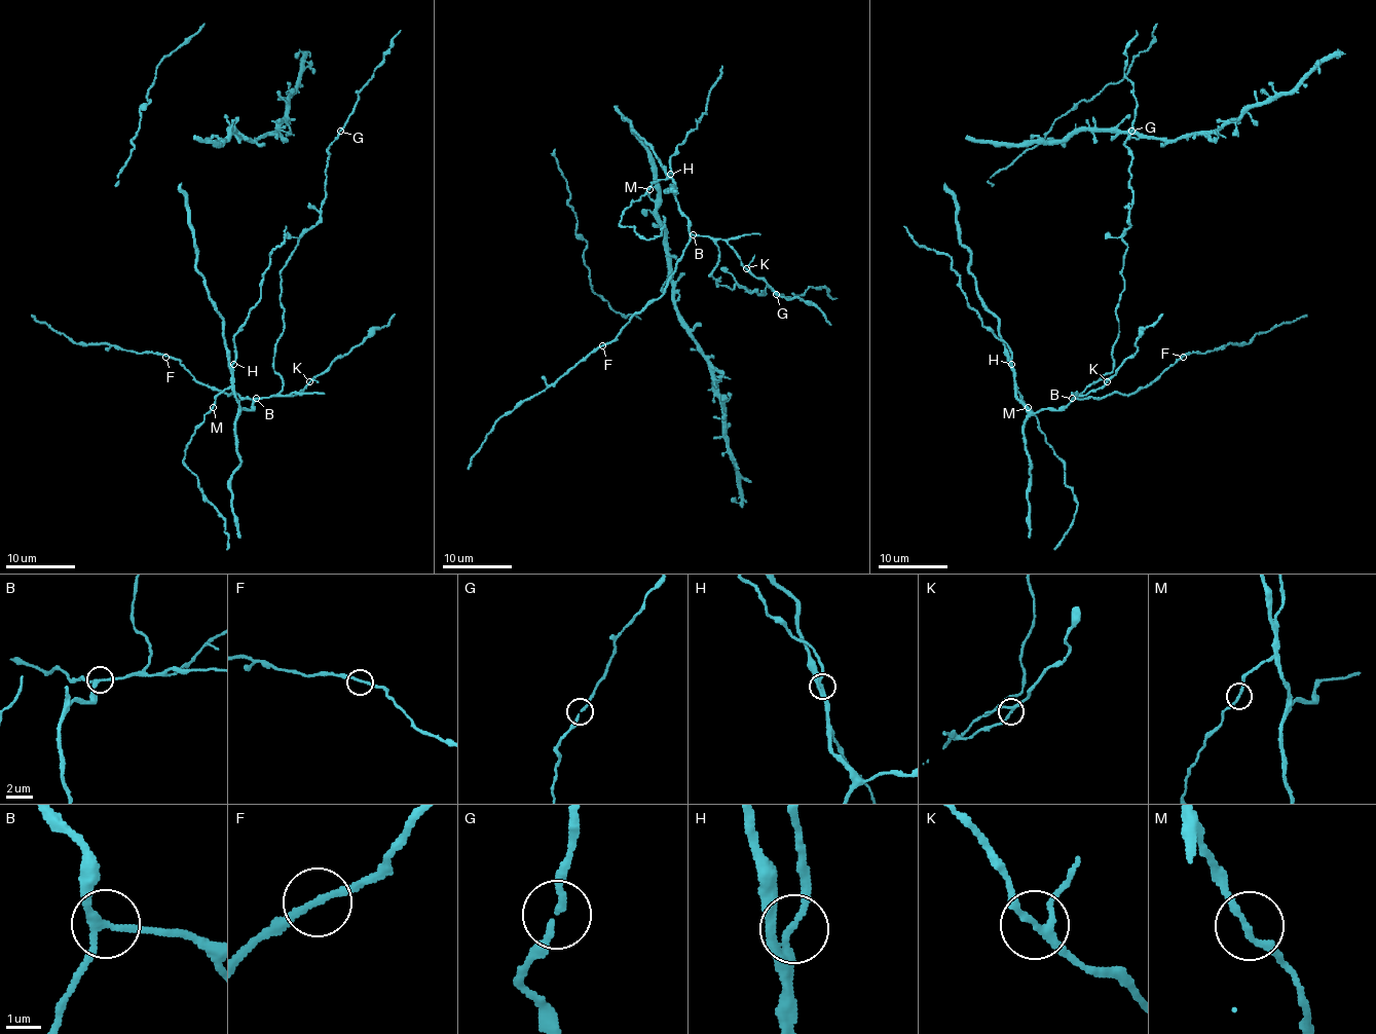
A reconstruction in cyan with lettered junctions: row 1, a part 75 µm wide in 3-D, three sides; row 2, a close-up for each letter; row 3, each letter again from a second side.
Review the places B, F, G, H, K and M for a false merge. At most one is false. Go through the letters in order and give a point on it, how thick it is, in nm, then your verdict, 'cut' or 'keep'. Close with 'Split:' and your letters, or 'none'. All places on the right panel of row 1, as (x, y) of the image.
B: at (1072, 398); 200 nm thick; keep
F: at (1183, 357); 190 nm thick; keep
G: at (1131, 131); 180 nm thick; keep
H: at (1011, 364); 180 nm thick; keep
K: at (1107, 381); 180 nm thick; keep
M: at (1028, 407); 190 nm thick; keep
Split: none

